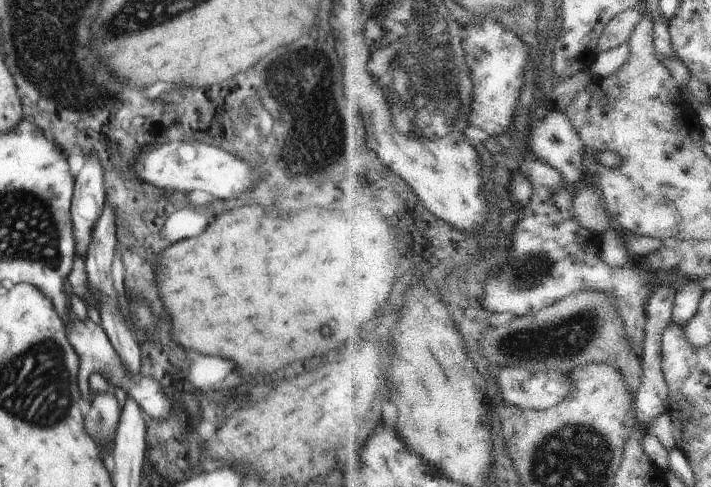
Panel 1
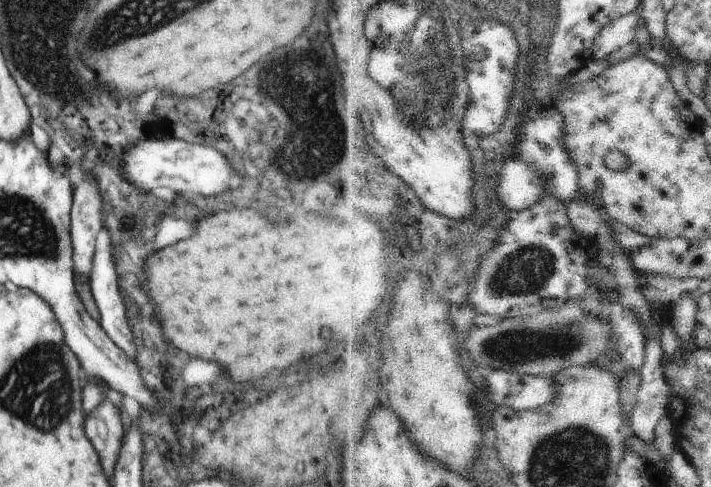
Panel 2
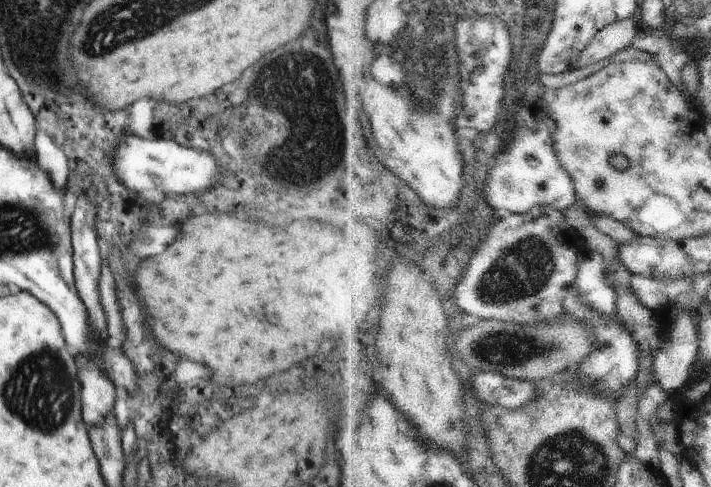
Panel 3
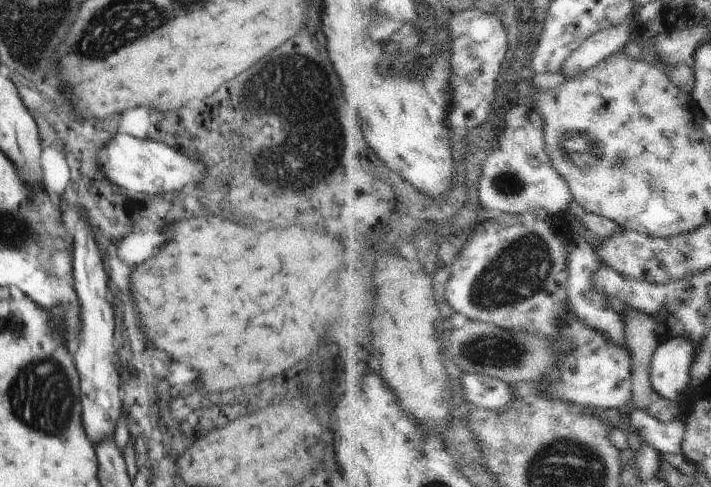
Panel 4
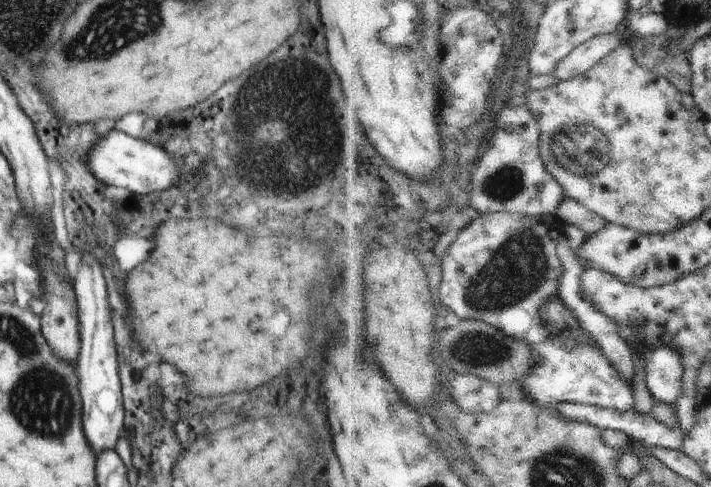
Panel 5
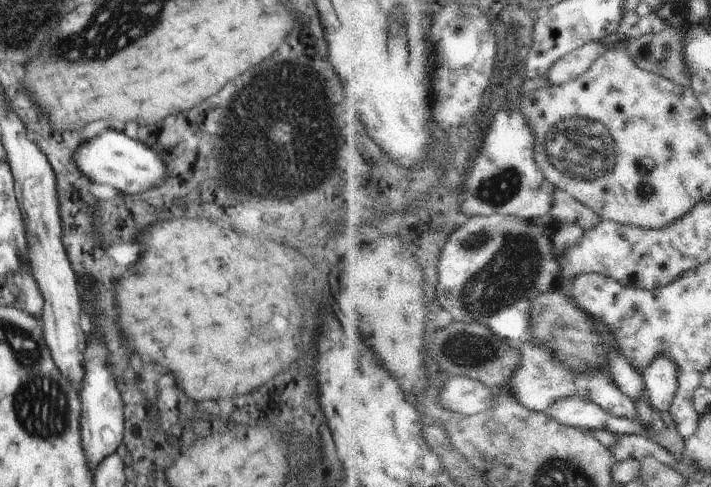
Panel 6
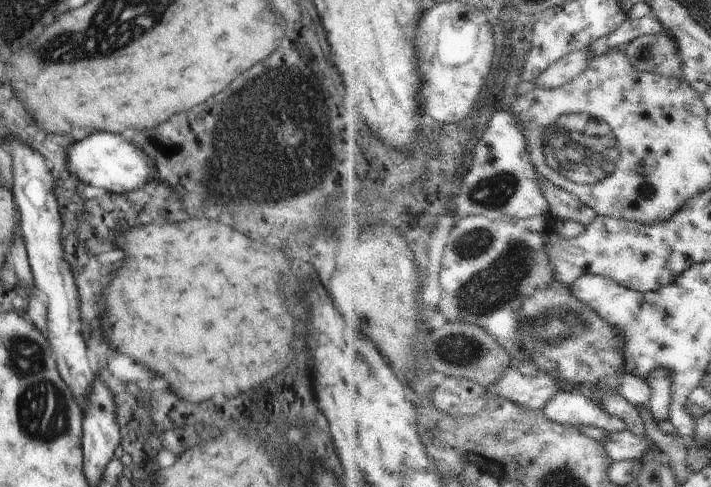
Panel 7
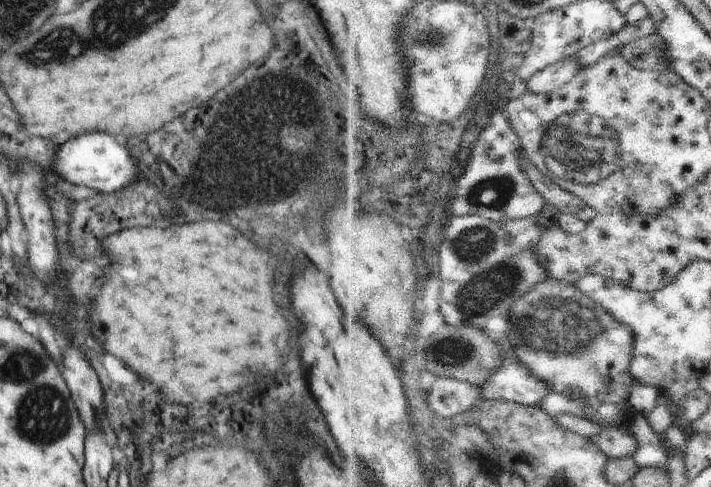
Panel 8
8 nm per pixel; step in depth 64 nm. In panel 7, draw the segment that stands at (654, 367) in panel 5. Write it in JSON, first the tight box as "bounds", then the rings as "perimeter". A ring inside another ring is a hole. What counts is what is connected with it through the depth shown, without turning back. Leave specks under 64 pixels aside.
{"bounds":[649,367,675,422],"perimeter":[[[658,367],[649,377],[649,384],[653,391],[651,412],[658,422],[668,421],[671,417],[675,384],[672,369]]]}

